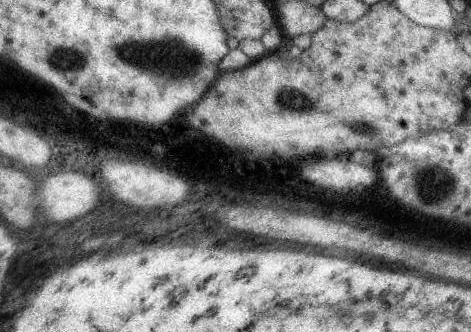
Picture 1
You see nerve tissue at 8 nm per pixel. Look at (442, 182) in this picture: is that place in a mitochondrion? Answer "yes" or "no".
yes

